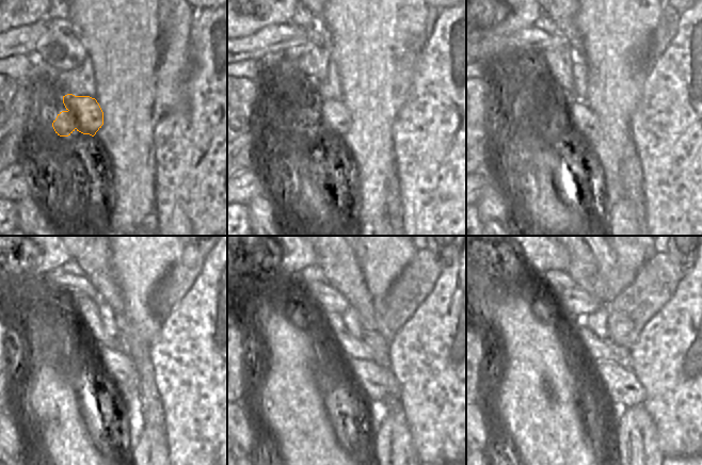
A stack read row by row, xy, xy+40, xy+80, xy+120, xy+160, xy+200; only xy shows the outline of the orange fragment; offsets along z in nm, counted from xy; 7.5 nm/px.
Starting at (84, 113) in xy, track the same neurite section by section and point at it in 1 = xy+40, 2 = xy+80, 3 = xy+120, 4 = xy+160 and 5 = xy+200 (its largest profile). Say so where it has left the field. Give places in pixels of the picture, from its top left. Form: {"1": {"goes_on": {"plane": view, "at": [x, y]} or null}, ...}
{"1": {"goes_on": {"plane": "xy+40", "at": [333, 115]}}, "2": {"goes_on": {"plane": "xy+80", "at": [584, 121]}}, "3": {"goes_on": {"plane": "xy+120", "at": [118, 366]}}, "4": {"goes_on": {"plane": "xy+160", "at": [379, 385]}}, "5": {"goes_on": {"plane": "xy+200", "at": [621, 387]}}}

